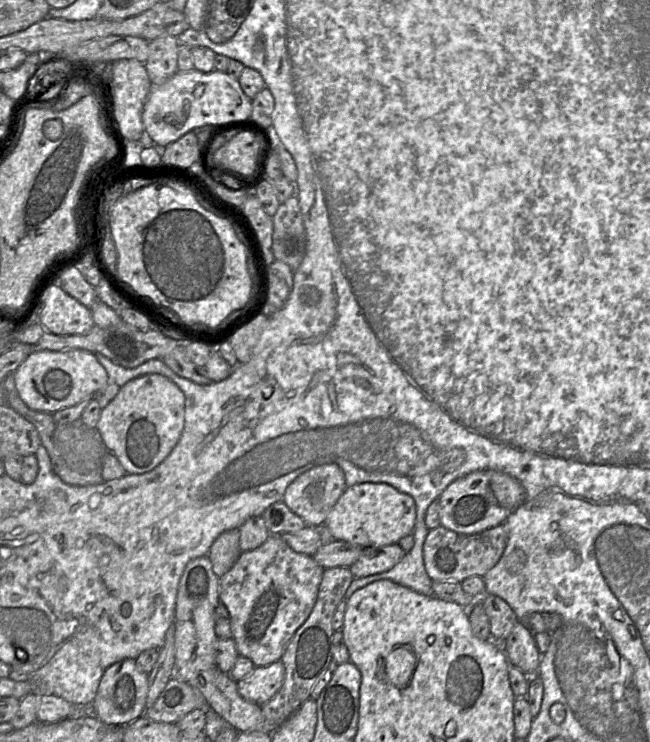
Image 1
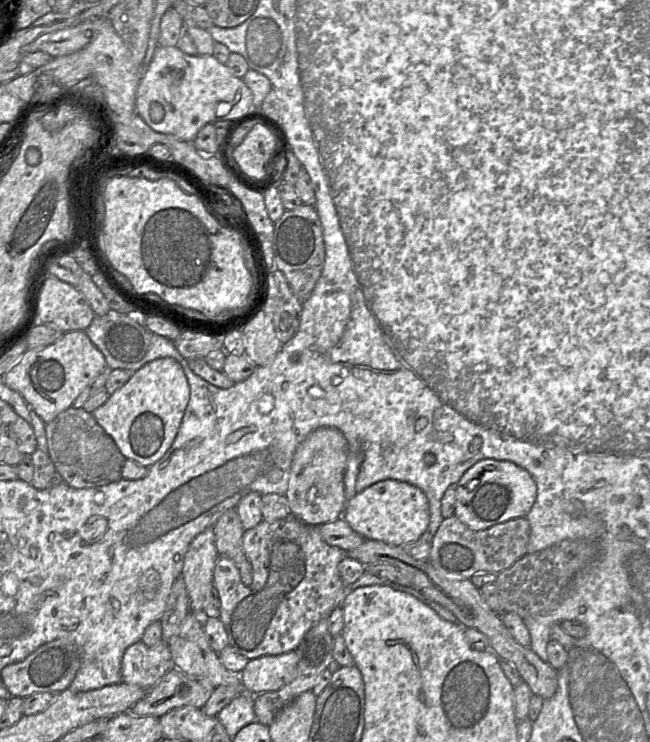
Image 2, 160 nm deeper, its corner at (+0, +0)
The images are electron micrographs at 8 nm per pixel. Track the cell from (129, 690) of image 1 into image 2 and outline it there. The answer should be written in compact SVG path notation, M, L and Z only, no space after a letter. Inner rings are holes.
M161 640L155 646L148 647L139 641L129 646L123 654L122 682L149 690L173 667L167 643Z

